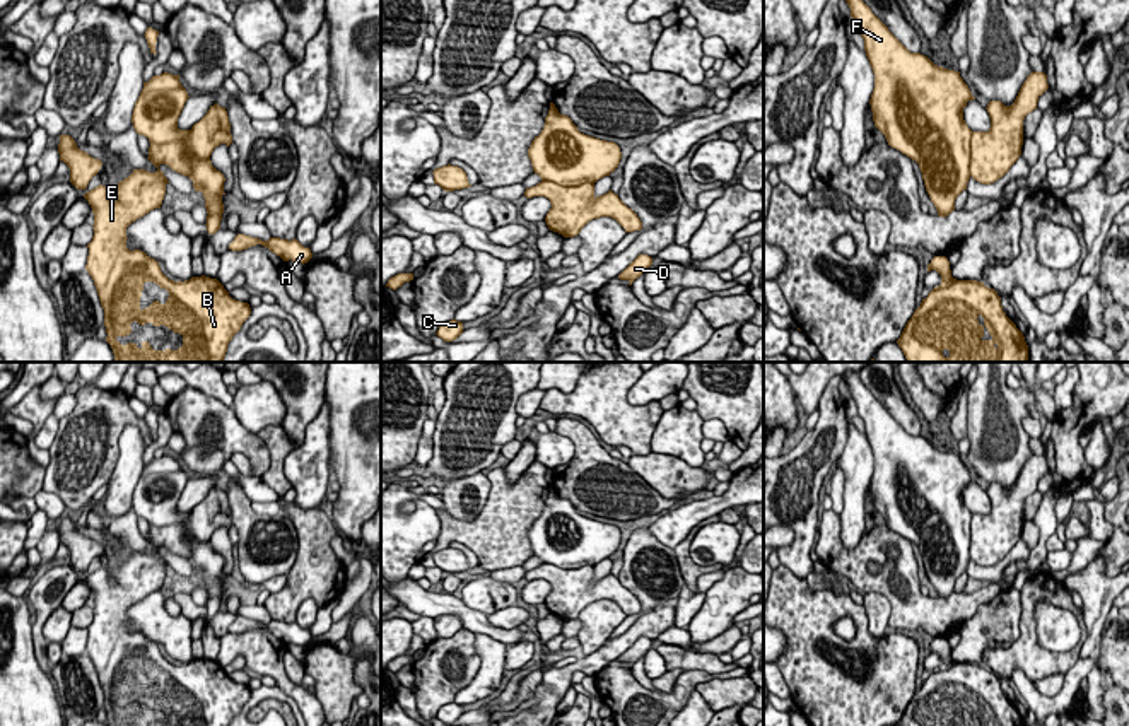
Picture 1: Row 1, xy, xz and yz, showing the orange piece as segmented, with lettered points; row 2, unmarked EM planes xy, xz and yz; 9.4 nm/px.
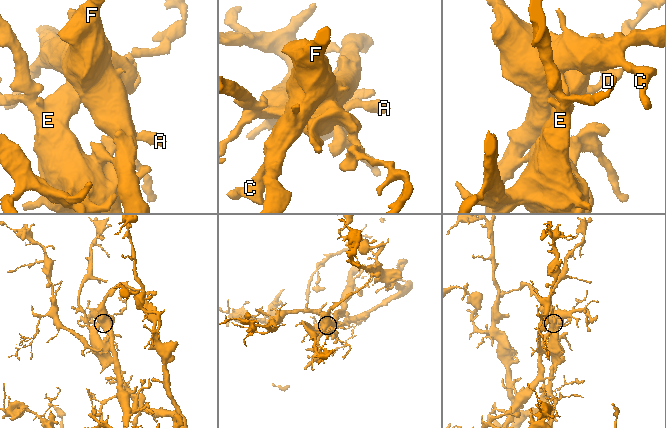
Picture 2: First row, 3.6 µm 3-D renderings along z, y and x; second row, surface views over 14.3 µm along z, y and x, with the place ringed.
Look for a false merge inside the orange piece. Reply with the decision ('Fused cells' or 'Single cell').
Fused cells

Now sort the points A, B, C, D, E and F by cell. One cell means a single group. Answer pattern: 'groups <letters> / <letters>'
groups A B D E / C F

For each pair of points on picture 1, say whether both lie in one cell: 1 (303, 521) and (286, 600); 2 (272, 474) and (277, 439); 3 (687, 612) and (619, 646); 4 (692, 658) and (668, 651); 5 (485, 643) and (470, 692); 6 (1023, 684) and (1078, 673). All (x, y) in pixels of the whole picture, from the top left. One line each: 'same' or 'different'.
1: same
2: same
3: different
4: same
5: same
6: same

